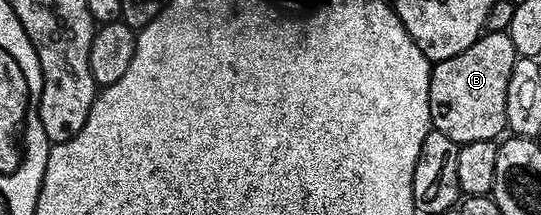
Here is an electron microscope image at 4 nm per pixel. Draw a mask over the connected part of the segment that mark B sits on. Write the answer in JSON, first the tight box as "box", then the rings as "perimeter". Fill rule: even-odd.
{"box":[429,30,516,145],"perimeter":[[[488,30],[477,41],[473,41],[473,45],[465,49],[465,53],[457,53],[457,57],[449,57],[434,64],[429,81],[429,117],[432,128],[445,133],[449,141],[460,145],[469,141],[498,140],[507,131],[505,93],[509,90],[509,73],[513,73],[516,58],[513,41],[506,31]]]}

